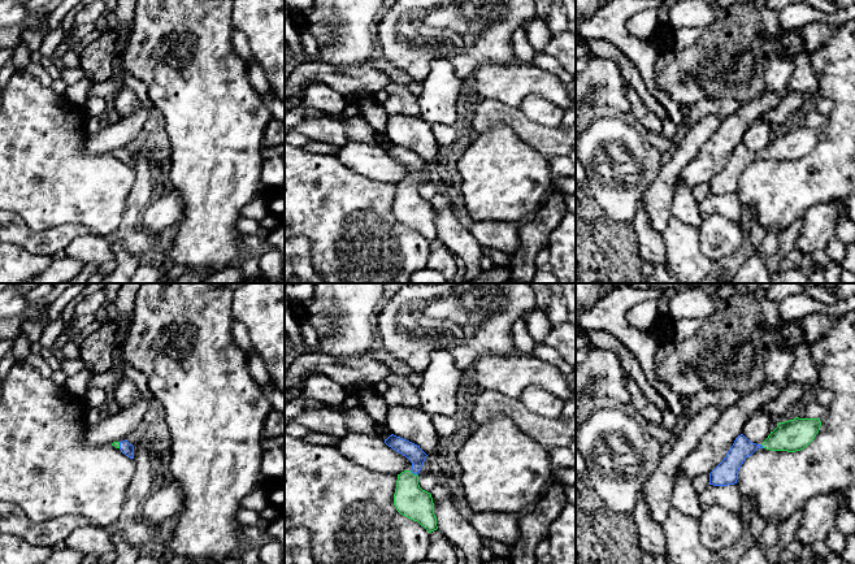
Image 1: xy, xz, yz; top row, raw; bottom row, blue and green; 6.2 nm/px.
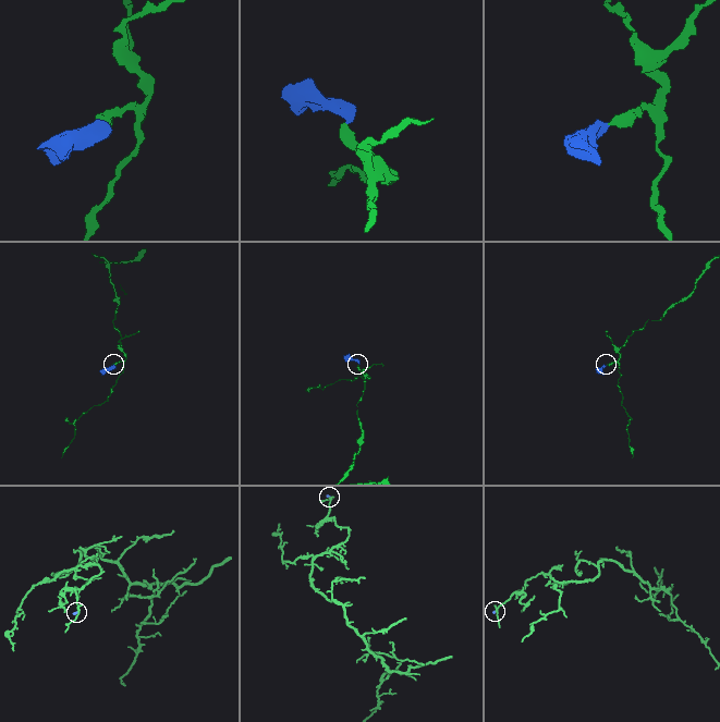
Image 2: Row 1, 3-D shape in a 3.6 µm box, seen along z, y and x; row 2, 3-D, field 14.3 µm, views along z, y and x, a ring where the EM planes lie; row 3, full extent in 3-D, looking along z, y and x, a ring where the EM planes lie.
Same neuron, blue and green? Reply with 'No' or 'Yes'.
Yes

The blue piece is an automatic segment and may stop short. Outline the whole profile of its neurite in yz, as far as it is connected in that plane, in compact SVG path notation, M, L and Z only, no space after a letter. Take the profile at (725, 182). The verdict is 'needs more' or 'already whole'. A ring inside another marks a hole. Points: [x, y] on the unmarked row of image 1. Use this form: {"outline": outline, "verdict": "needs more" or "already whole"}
{"outline": "M795 126L778 131L761 153L750 151L743 143L738 144L724 169L709 182L709 194L728 195L737 192L741 174L758 157L787 161L803 159L815 148L820 135L820 127Z", "verdict": "needs more"}

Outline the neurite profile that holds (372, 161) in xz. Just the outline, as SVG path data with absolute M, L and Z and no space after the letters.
M350 142L334 153L346 166L373 181L400 183L412 178L409 168L389 156L379 146Z

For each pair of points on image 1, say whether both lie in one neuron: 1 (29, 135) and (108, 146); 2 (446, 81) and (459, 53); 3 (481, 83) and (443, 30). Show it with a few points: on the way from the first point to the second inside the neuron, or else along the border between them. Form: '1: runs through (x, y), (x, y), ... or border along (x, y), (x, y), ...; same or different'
1: border along (85, 135), (82, 146), (85, 153), (111, 153); different
2: border along (424, 78), (434, 60), (447, 60), (468, 81); different
3: border along (504, 65), (482, 64), (476, 69), (469, 81); different

